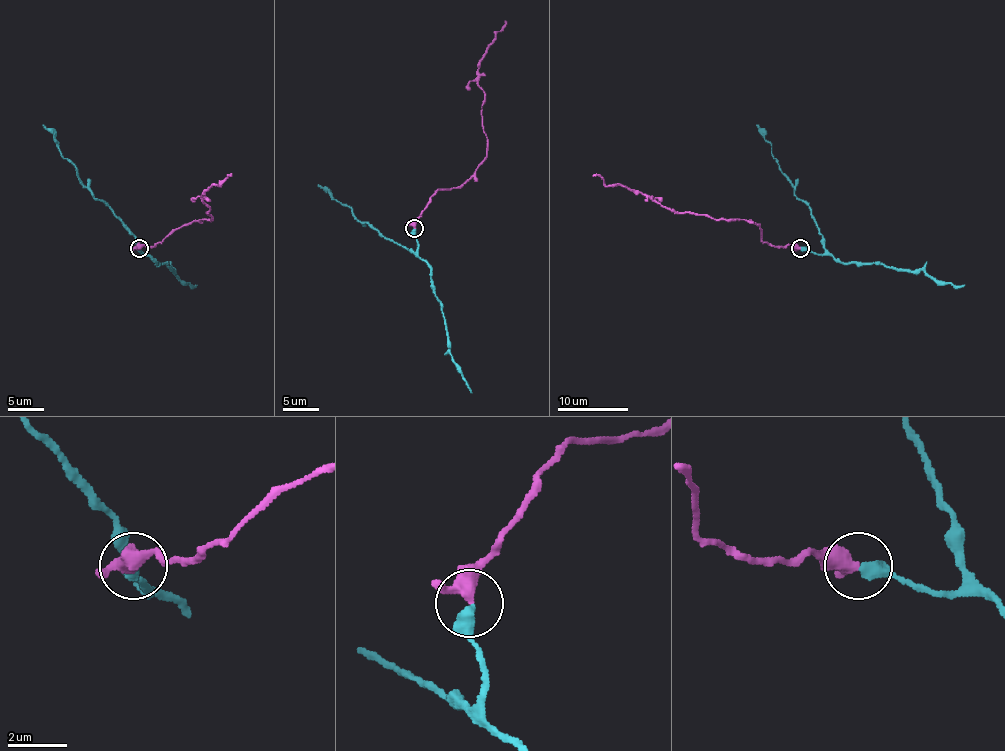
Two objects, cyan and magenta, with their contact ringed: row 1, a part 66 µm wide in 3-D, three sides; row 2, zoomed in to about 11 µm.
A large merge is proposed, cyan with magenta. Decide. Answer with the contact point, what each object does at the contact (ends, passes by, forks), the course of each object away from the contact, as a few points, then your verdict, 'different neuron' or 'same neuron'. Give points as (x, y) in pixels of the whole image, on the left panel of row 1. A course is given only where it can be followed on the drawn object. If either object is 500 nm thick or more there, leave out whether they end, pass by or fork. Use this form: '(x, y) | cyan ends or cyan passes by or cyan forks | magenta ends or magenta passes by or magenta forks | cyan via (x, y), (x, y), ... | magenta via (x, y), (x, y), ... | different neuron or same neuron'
(139, 248) | cyan ends | magenta passes by | cyan via (140, 249), (138, 238), (85, 185), (76, 168), (62, 155), (53, 134), (42, 125) | magenta via (140, 247), (156, 245), (173, 231), (198, 219), (212, 219), (203, 203), (203, 192), (230, 176) | same neuron

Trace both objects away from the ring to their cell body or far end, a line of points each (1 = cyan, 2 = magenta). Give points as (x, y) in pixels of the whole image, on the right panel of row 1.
1: (799, 249), (822, 254), (824, 238), (812, 210), (794, 192), (794, 185), (780, 168), (757, 125)
2: (799, 247), (769, 245), (757, 224), (746, 219), (668, 210), (624, 185), (606, 185), (597, 175), (592, 176)

